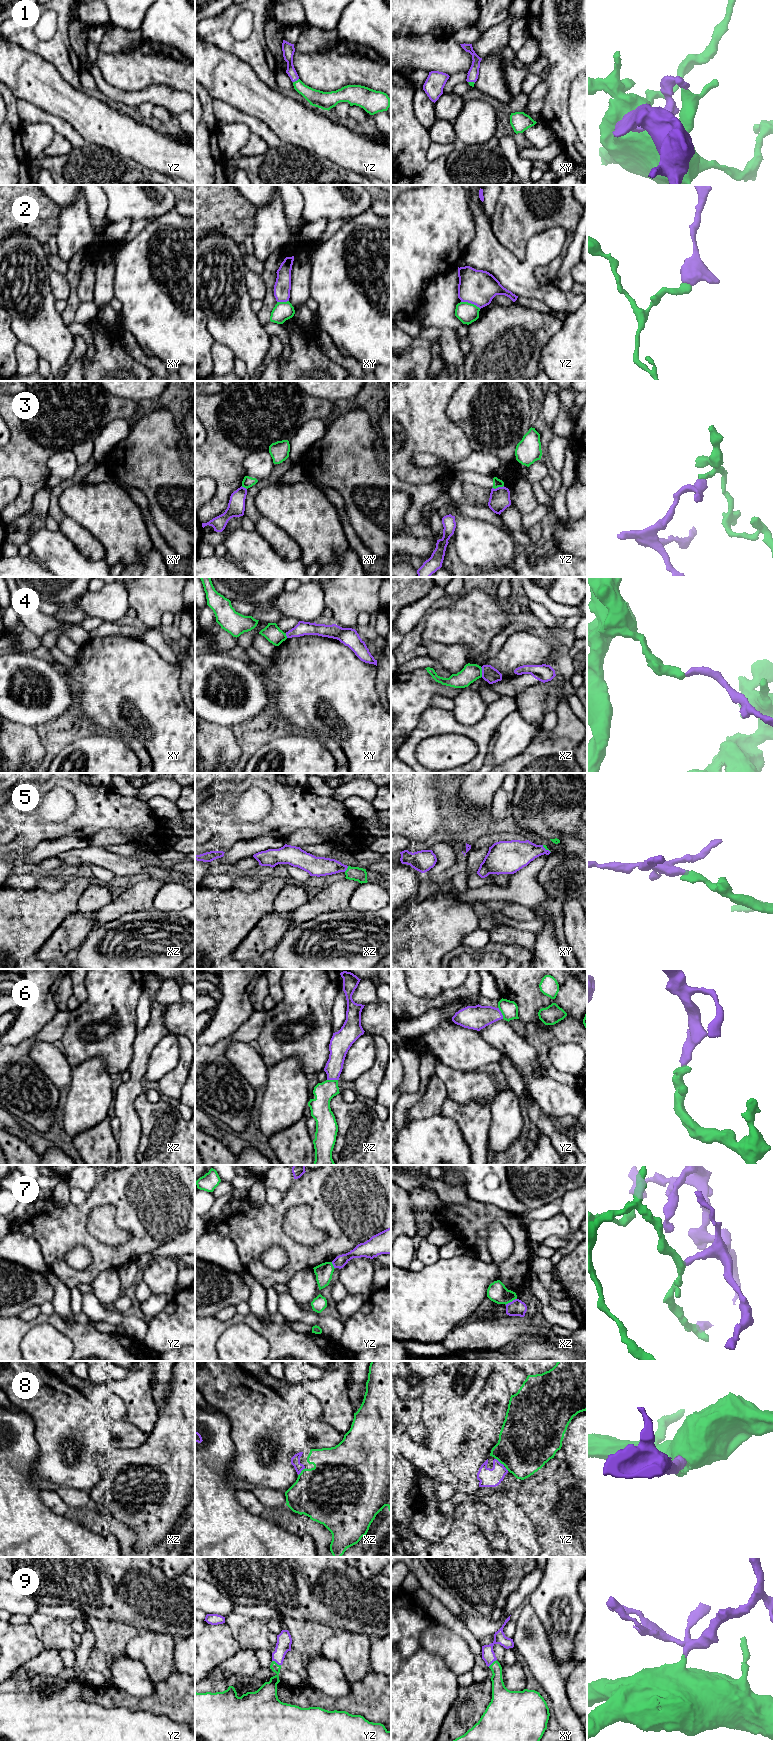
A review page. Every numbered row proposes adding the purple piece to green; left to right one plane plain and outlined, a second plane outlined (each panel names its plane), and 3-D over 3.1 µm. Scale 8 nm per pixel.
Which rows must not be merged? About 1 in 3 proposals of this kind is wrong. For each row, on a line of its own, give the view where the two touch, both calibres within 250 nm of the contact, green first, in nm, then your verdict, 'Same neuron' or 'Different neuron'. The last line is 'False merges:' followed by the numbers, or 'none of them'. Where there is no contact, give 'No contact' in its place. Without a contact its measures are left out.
1: Touches green in yz. Thickness 140 nm (green) against 100 nm. Same neuron
2: Touches green in yz. Thickness 160 nm (green) against 280 nm. Different neuron
3: Touches green in yz. Thickness 70 nm (green) against 170 nm. Different neuron
4: Touches green in xz. Thickness 140 nm (green) against 120 nm. Different neuron
5: Touches green in xz. Thickness 110 nm (green) against 160 nm. Same neuron
6: Touches green in yz. Thickness 140 nm (green) against 190 nm. Same neuron
7: Touches green in xz. Thickness 160 nm (green) against 130 nm. Different neuron
8: Touches green in yz. Thickness 440 nm (green) against 150 nm. Same neuron
9: Touches green in yz. Thickness 150 nm (green) against 120 nm. Same neuron
False merges: 2, 3, 4, 7

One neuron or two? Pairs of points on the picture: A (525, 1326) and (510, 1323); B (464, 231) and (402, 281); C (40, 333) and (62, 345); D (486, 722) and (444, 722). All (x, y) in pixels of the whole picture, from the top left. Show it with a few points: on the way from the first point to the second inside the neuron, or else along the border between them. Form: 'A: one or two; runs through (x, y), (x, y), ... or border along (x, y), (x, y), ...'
A: one; runs through (521, 1326), (514, 1326)
B: one; runs through (449, 234), (417, 266)
C: one; runs through (45, 333), (57, 343)
D: one; runs through (476, 730), (461, 730), (454, 727)

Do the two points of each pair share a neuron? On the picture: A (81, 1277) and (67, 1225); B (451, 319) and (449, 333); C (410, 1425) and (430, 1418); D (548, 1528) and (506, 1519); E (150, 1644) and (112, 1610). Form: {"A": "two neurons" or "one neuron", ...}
{"A": "one neuron", "B": "two neurons", "C": "two neurons", "D": "two neurons", "E": "two neurons"}

